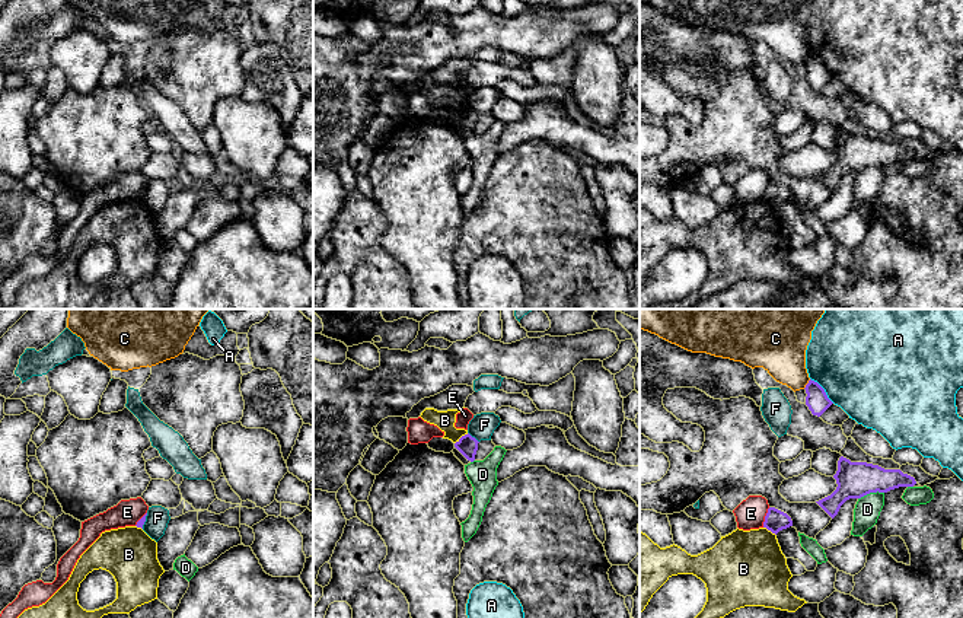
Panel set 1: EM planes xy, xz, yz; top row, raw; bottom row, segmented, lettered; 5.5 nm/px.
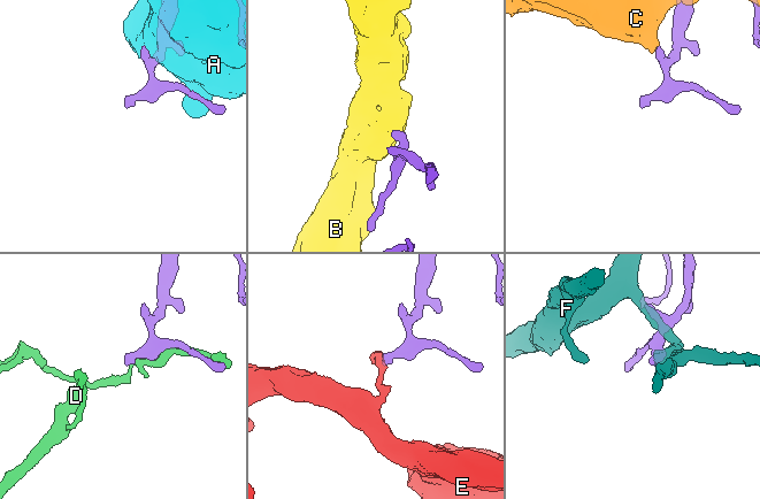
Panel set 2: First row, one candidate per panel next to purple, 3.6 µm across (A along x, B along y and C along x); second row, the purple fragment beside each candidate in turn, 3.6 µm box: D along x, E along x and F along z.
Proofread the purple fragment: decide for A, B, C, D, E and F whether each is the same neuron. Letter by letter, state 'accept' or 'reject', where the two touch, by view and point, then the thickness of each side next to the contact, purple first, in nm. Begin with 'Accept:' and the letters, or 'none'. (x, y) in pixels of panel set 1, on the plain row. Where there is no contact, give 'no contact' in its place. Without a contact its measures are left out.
Accept: none
A: reject; meets purple in yz at (823, 63); 120 nm thick on the purple side, 480 nm on the other
B: reject; meets purple in xz at (461, 111); 110 nm thick on the purple side, 110 nm on the other
C: reject; meets purple in yz at (807, 57); 120 nm thick on the purple side, 280 nm on the other
D: reject; meets purple in yz at (870, 165); 200 nm thick on the purple side, 140 nm on the other
E: reject; meets purple in yz at (765, 191); 120 nm thick on the purple side, 160 nm on the other
F: reject; meets purple in xz at (474, 111); 110 nm thick on the purple side, 140 nm on the other

